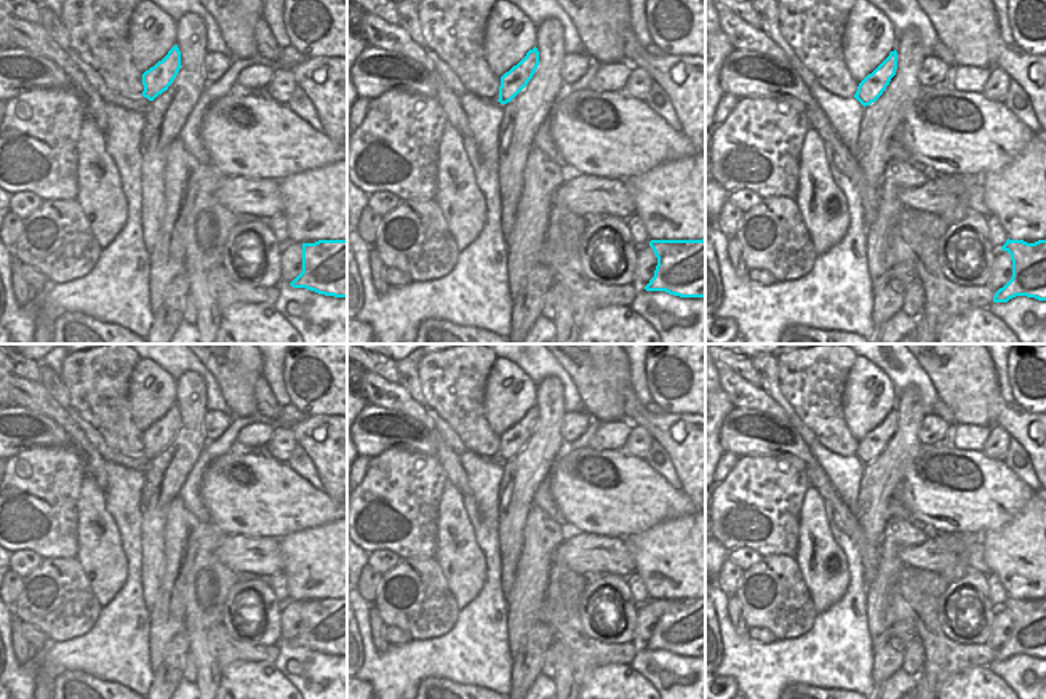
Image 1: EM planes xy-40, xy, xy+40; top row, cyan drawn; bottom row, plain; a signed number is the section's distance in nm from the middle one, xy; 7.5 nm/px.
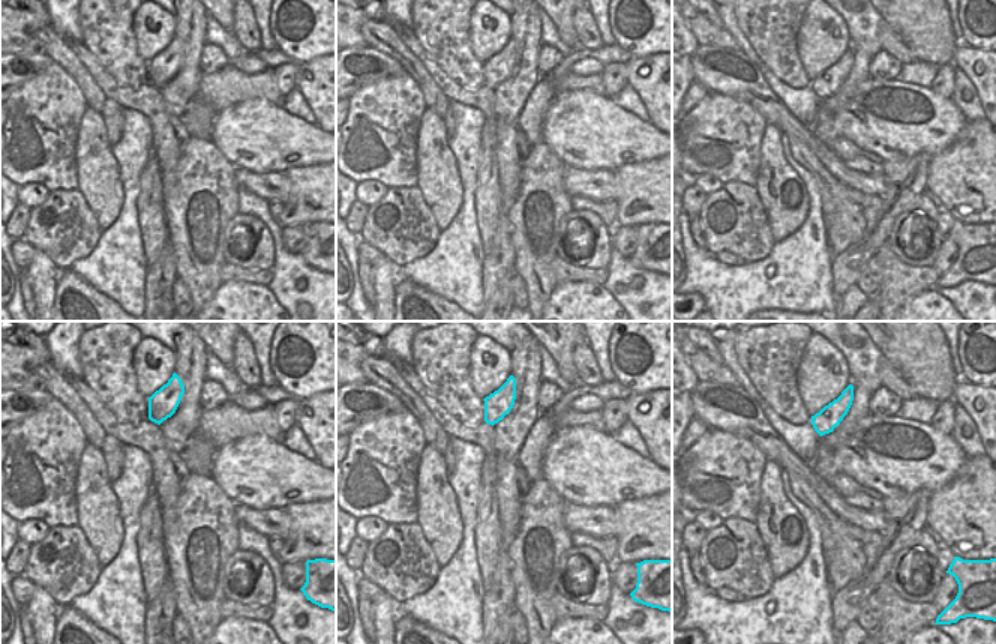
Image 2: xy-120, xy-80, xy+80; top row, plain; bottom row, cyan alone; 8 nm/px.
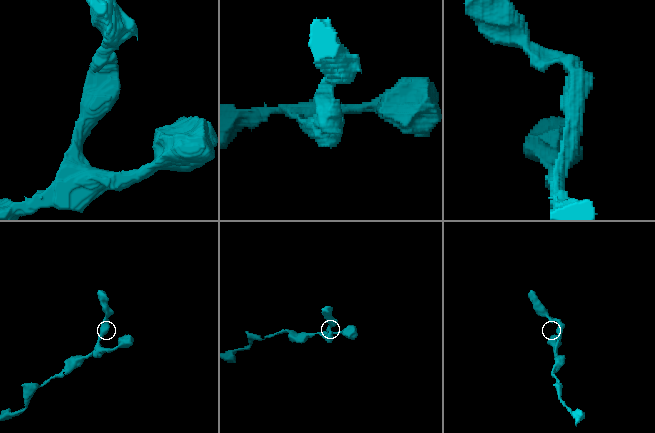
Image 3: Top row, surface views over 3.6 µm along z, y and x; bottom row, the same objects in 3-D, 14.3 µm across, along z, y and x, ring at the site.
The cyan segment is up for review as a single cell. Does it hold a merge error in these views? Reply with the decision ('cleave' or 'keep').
keep

